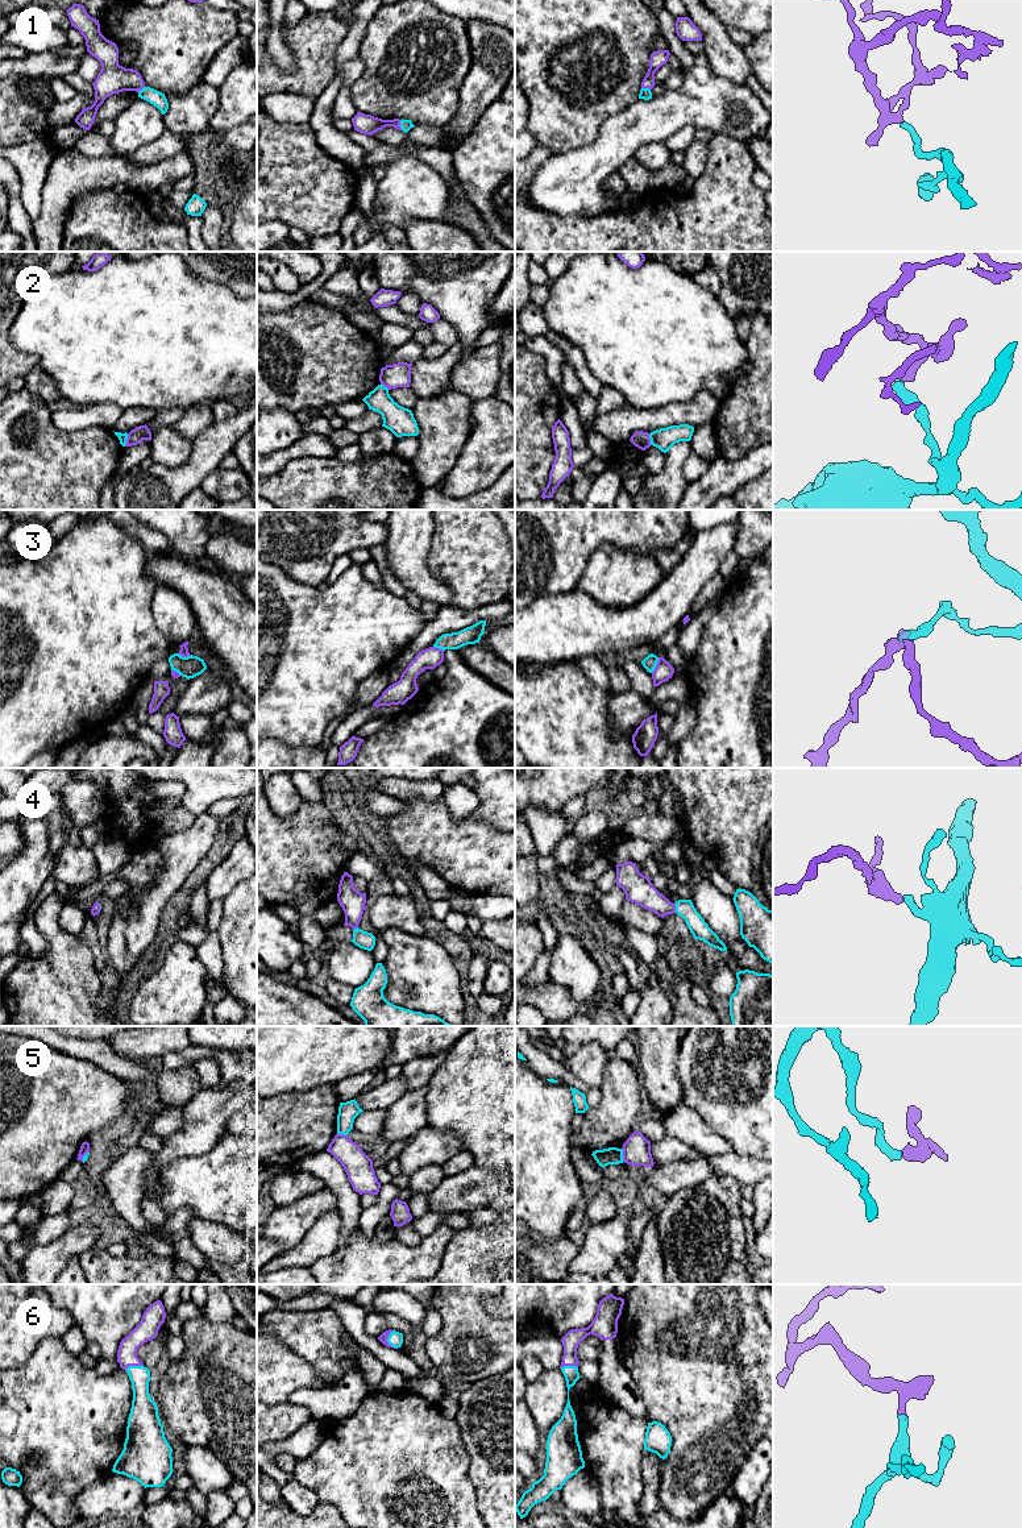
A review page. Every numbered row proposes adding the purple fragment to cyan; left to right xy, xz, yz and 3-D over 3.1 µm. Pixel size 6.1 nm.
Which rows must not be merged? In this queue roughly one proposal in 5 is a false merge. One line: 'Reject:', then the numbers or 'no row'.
Reject: 2, 3

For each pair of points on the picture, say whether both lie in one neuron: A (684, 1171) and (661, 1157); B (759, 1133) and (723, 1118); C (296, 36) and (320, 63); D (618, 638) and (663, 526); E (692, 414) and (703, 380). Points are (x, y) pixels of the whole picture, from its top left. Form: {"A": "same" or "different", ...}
{"A": "different", "B": "same", "C": "same", "D": "different", "E": "different"}

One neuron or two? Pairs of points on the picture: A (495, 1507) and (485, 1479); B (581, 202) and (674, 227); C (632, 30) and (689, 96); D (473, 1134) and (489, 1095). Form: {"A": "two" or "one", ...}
{"A": "one", "B": "two", "C": "two", "D": "one"}

